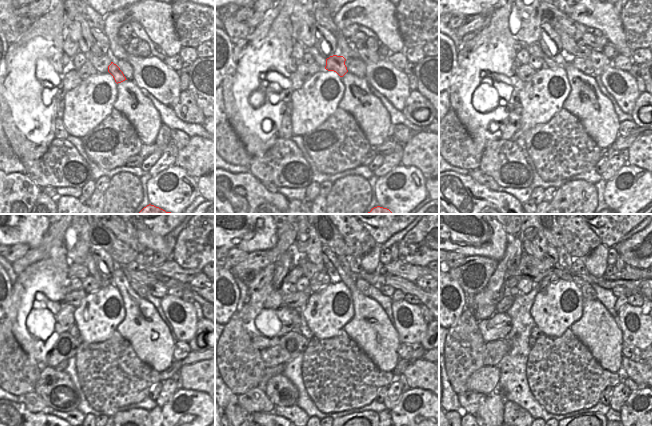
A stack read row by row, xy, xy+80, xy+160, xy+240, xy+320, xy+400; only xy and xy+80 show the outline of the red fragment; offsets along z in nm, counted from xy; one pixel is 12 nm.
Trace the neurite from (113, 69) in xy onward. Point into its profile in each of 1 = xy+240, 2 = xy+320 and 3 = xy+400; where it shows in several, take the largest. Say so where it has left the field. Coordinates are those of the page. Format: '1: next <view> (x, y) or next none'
1: next xy+240 (89, 262)
2: next xy+320 (308, 244)
3: next xy+400 (534, 243)

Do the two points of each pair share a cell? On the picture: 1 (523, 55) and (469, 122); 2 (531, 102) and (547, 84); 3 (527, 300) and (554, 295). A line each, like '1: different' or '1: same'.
1: different
2: same
3: different

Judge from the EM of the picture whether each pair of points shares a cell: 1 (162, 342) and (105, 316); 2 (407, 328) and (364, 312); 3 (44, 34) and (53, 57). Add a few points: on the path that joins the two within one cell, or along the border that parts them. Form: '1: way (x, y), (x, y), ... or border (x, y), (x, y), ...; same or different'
1: border (123, 299), (125, 317), (115, 329); different
2: border (395, 328), (400, 343); different
3: way (46, 40), (53, 51); same

